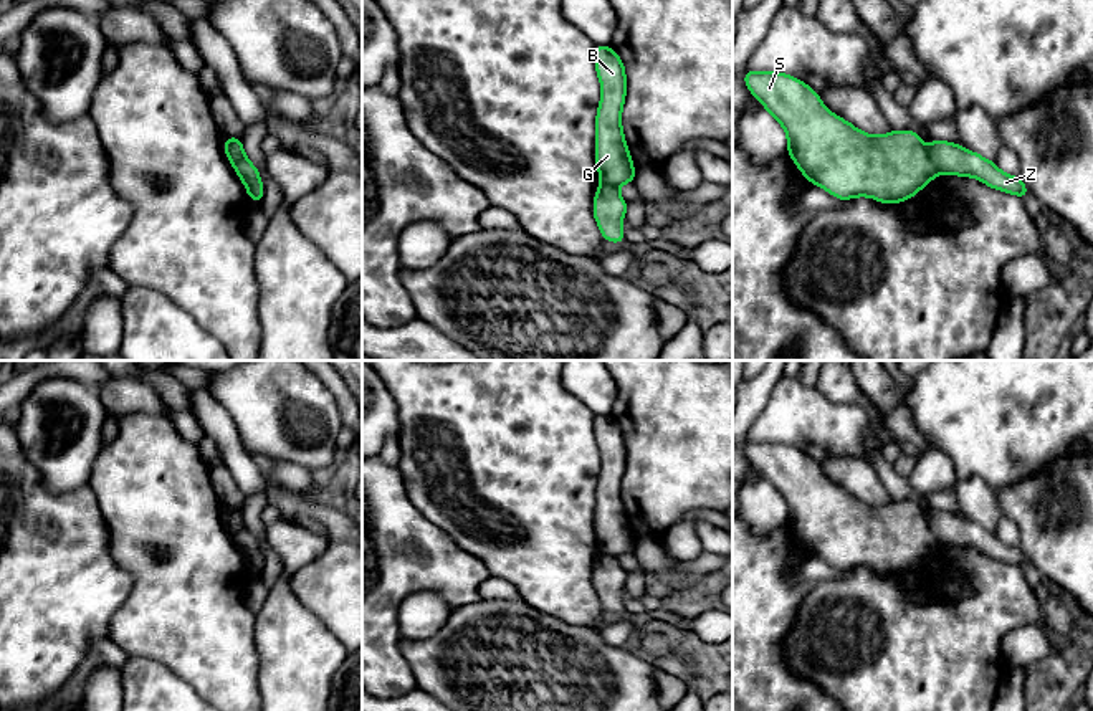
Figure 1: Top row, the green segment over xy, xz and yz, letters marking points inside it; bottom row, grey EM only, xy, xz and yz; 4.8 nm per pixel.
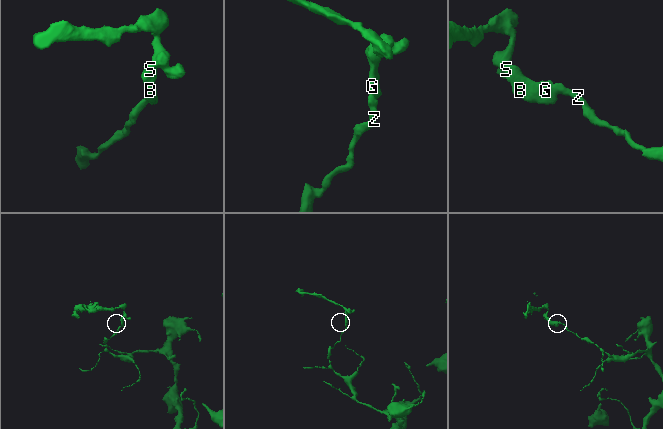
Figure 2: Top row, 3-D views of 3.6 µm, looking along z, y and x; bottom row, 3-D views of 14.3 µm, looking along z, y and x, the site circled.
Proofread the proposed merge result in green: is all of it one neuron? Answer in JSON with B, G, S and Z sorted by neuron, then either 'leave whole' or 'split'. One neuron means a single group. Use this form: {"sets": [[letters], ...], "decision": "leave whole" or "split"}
{"sets": [["B", "G", "S"], ["Z"]], "decision": "split"}

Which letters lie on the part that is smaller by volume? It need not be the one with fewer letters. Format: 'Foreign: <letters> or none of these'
Foreign: B, G, S

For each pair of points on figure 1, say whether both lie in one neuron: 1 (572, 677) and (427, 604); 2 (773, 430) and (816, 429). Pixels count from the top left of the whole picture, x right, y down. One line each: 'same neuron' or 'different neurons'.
1: different neurons
2: same neuron

